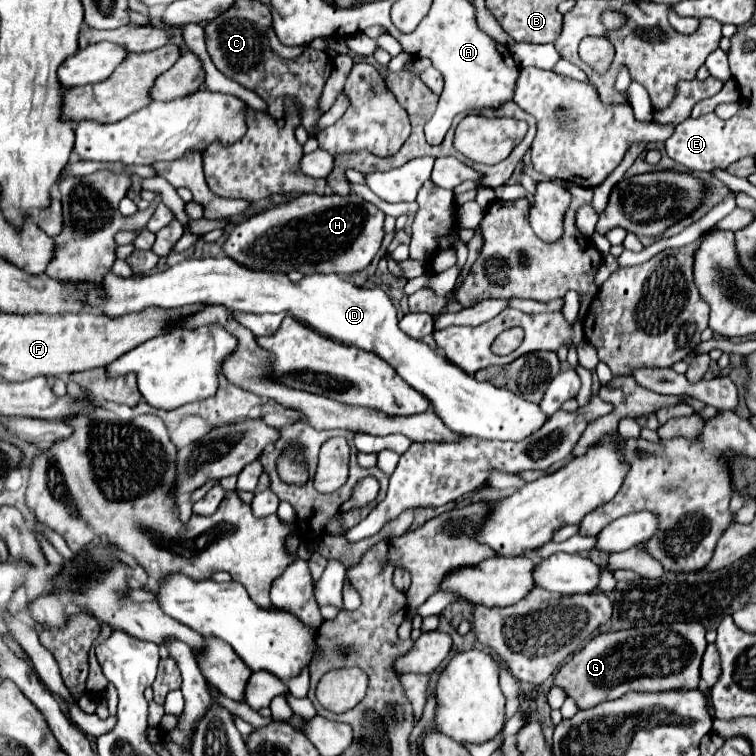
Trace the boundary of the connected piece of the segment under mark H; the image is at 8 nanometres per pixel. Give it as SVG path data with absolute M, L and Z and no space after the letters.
M300 195L236 225L224 241L222 251L230 259L240 261L240 265L258 271L290 273L290 269L298 269L304 275L352 275L372 263L382 239L384 213L376 205L356 195Z

